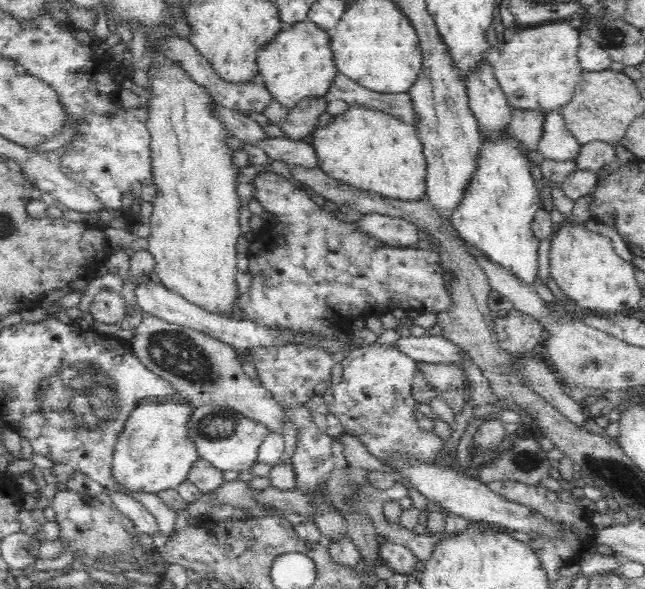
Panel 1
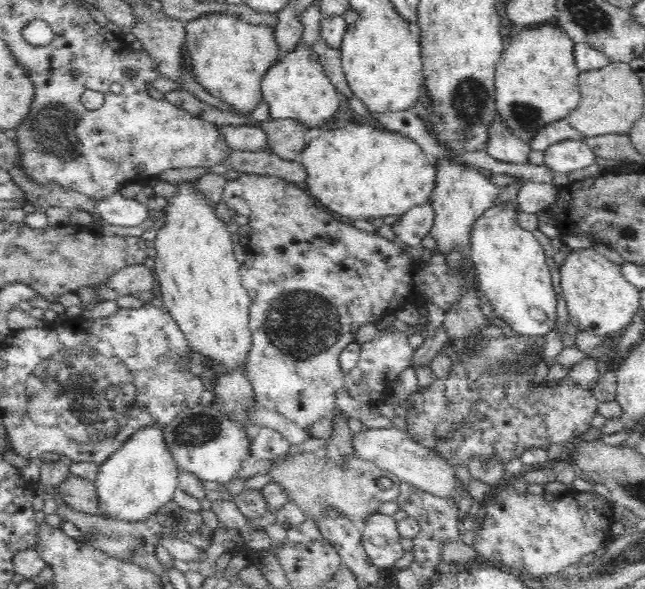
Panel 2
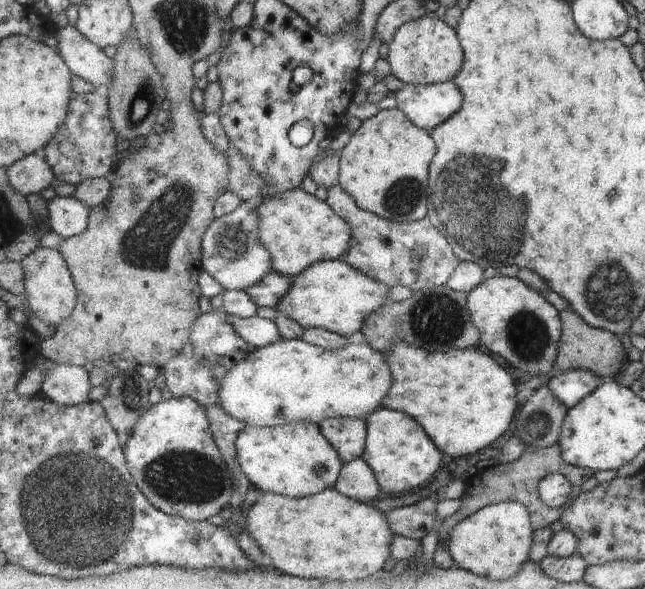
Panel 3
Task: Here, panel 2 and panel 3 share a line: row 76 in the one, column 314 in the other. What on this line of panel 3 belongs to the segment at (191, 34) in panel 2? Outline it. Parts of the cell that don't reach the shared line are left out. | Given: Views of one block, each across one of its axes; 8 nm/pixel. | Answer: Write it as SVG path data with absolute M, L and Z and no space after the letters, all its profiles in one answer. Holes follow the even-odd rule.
M301 187L274 195L258 203L262 244L272 253L275 272L298 276L309 266L341 259L349 251L352 229L326 200L322 201Z

